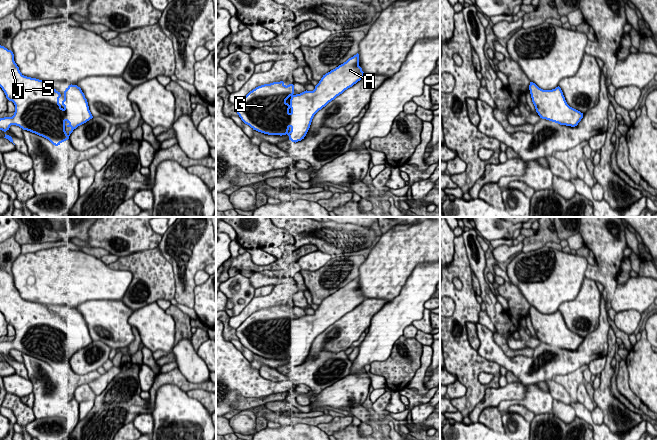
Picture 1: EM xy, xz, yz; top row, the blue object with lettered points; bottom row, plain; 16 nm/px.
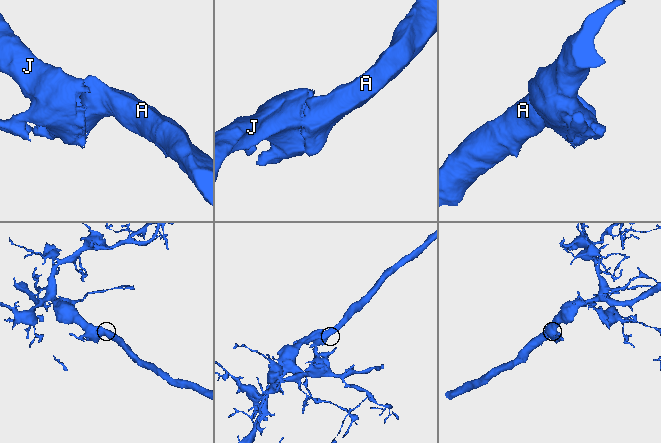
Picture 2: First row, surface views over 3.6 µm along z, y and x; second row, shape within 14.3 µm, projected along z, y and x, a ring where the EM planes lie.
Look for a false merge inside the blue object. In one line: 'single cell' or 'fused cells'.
single cell

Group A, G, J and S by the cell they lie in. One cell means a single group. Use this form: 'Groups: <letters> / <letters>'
Groups: A G J S

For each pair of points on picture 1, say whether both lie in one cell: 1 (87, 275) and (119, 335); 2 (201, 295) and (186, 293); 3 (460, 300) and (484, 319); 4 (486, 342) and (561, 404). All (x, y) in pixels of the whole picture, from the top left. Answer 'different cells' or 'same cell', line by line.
1: different cells
2: different cells
3: different cells
4: different cells

